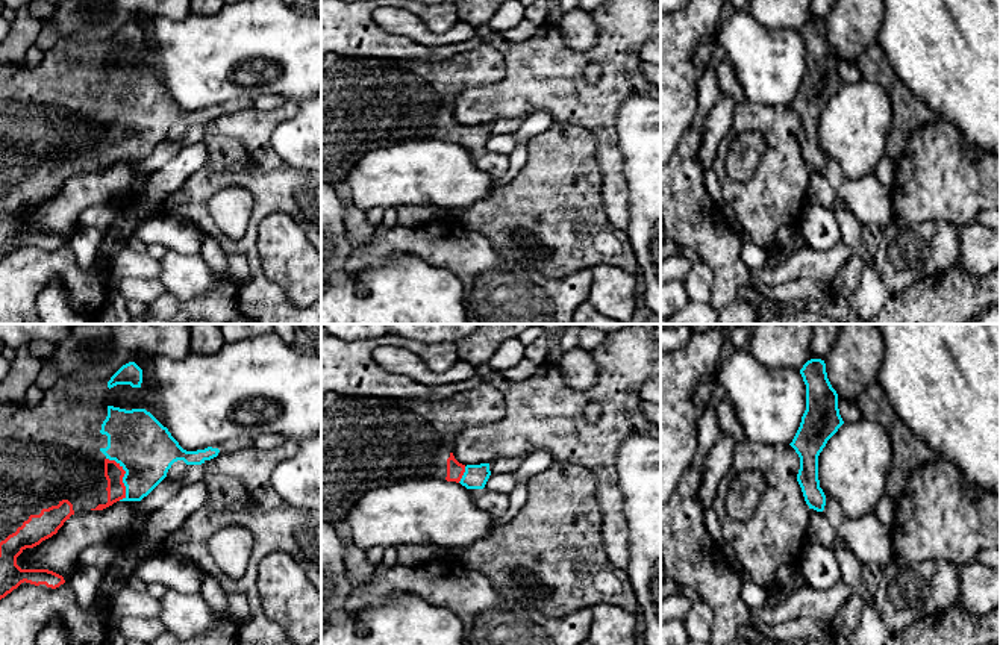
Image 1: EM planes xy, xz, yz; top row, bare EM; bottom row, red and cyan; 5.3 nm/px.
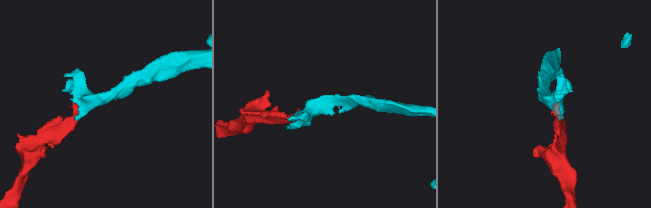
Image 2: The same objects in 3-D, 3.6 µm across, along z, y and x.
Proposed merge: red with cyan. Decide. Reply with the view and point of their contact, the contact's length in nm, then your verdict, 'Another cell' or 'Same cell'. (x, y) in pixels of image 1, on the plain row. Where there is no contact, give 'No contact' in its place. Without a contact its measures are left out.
Touches red at xy (123, 137). Shared border 240 nm. Same cell

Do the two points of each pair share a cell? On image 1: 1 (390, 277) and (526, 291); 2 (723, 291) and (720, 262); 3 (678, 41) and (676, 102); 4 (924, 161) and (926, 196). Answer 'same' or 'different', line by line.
1: different
2: same
3: same
4: same

